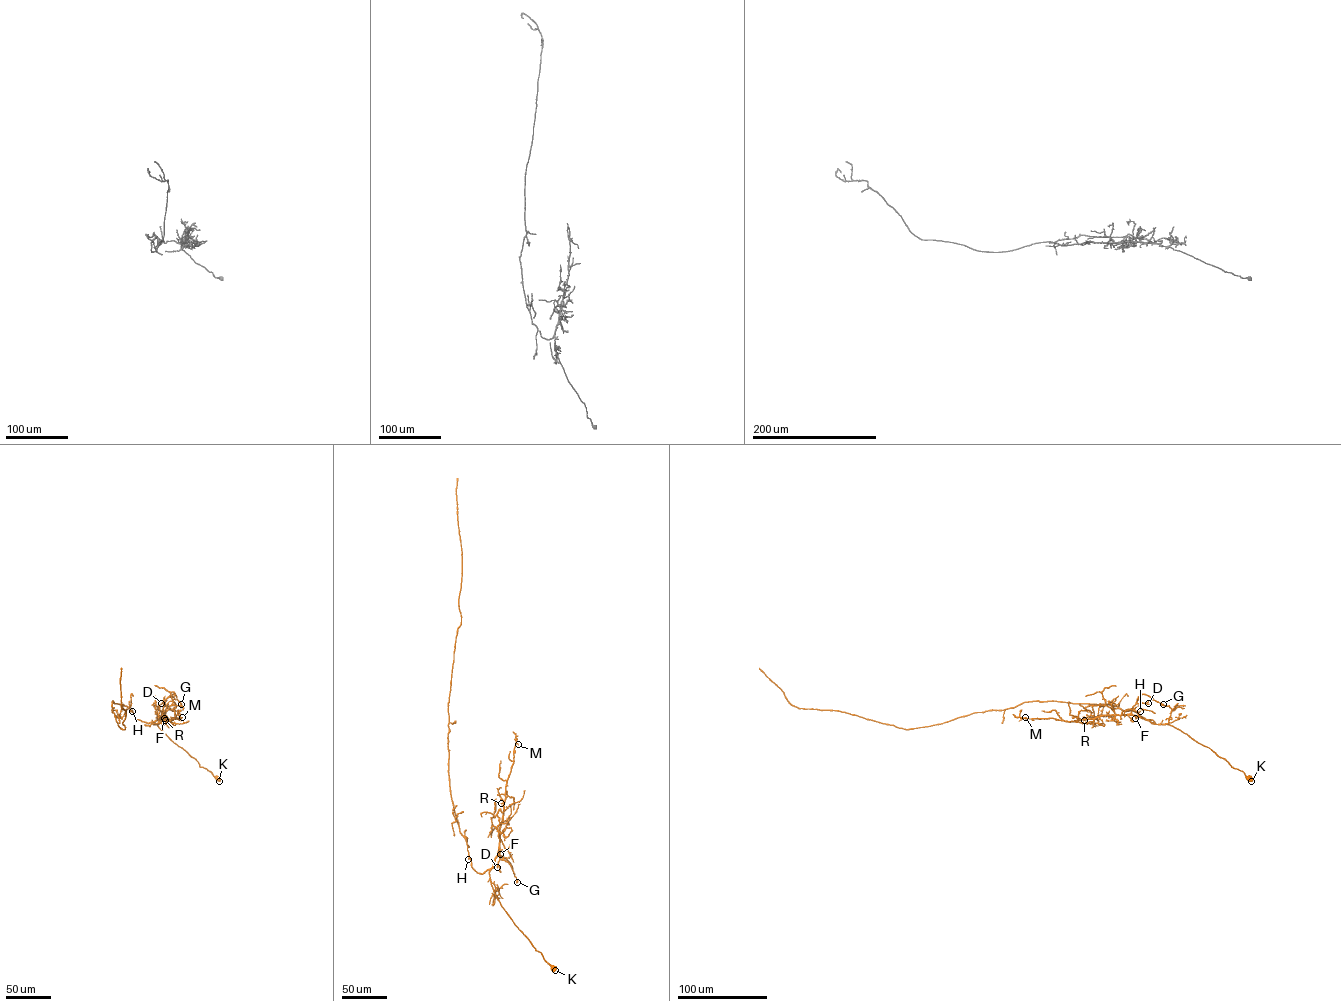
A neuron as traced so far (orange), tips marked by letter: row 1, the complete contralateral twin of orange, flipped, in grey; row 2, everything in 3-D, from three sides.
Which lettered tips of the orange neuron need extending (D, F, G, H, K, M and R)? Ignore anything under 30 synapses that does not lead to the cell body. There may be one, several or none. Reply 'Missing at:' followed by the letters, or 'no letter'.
Missing at: H

